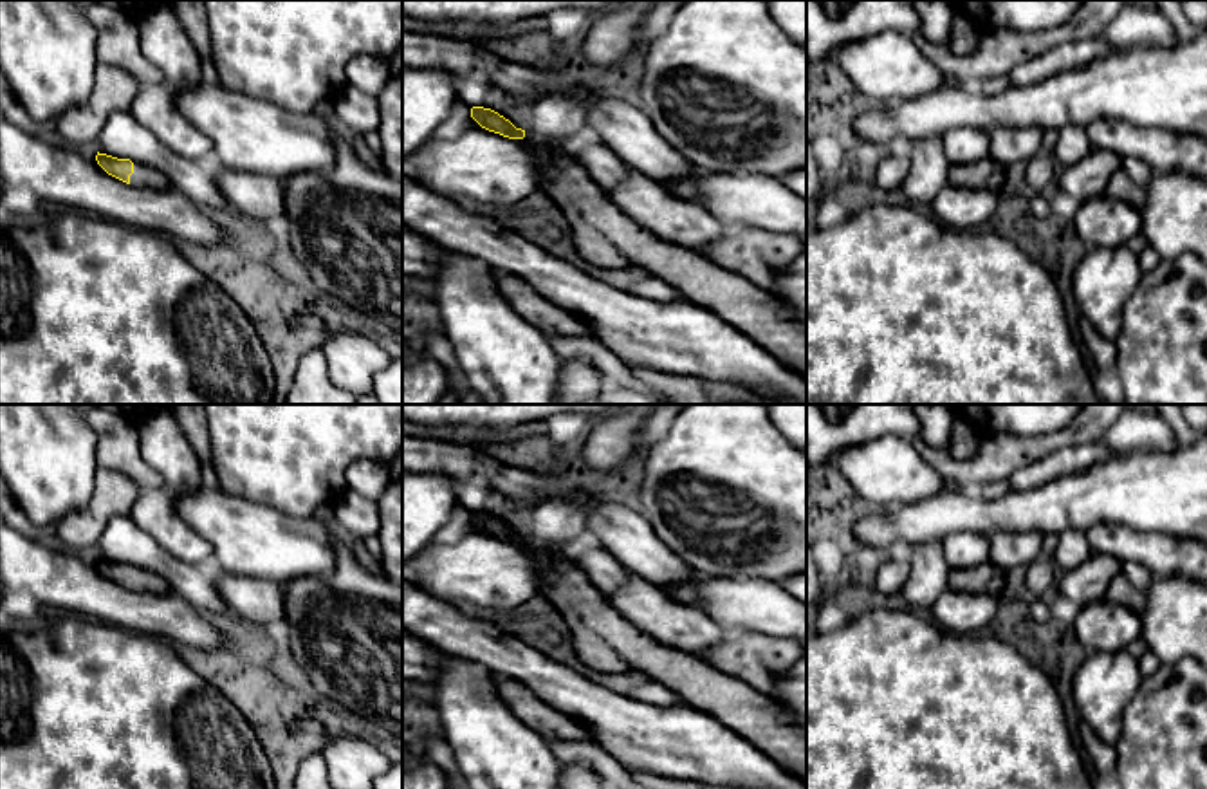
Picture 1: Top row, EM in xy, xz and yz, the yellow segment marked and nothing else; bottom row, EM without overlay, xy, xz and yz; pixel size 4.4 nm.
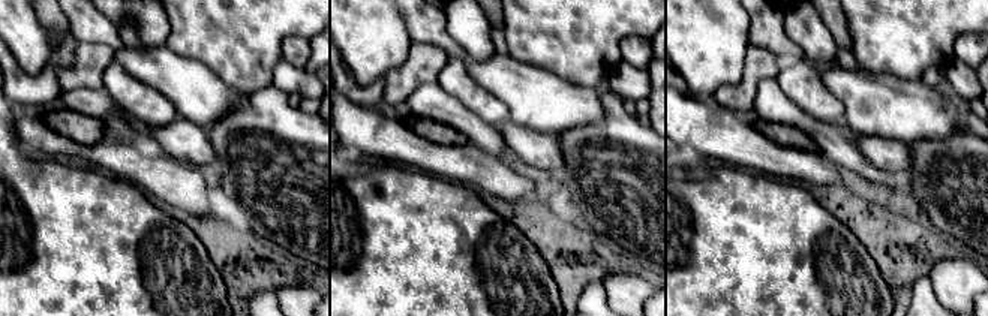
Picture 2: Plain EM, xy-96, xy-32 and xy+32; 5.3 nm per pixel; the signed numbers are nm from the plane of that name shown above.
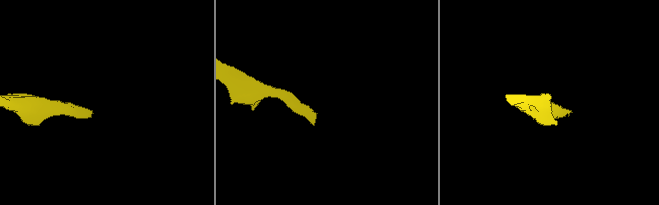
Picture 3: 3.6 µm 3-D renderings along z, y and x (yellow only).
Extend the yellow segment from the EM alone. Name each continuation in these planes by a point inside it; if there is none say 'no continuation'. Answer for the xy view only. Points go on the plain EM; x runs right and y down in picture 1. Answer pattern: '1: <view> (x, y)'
1: xy (143, 580)

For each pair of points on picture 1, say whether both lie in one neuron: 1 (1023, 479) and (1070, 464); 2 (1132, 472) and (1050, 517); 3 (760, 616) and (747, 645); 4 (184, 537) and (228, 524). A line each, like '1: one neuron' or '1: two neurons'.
1: one neuron
2: one neuron
3: two neurons
4: two neurons

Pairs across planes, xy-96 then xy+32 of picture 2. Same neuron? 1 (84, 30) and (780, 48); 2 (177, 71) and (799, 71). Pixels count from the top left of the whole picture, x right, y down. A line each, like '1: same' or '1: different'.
1: same
2: different

